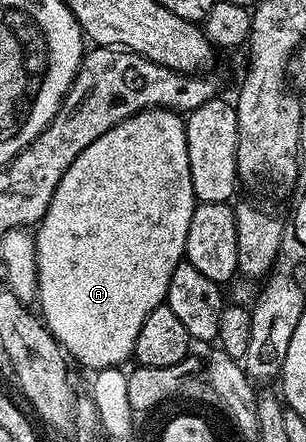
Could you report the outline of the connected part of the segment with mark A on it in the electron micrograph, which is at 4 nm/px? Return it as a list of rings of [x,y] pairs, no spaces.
[[[158,108],[158,109],[142,109],[142,111],[141,111],[141,112],[140,112],[140,113],[134,113],[134,115],[133,115],[133,116],[132,116],[132,117],[126,117],[126,119],[124,119],[124,121],[122,121],[122,122],[121,122],[121,123],[117,123],[117,124],[116,124],[116,125],[115,125],[115,126],[113,126],[113,128],[111,128],[111,129],[110,129],[110,130],[109,130],[109,131],[105,131],[105,135],[101,135],[101,136],[100,136],[100,137],[98,137],[98,138],[97,138],[97,139],[93,139],[93,143],[89,143],[89,147],[85,147],[85,151],[81,151],[81,155],[77,155],[77,159],[73,159],[73,163],[72,163],[72,164],[71,164],[71,166],[70,166],[70,167],[69,167],[69,171],[65,171],[65,175],[61,175],[61,183],[57,183],[57,191],[53,191],[53,199],[52,199],[52,200],[51,200],[51,202],[50,202],[50,203],[49,203],[49,207],[48,207],[48,208],[47,208],[47,213],[46,213],[46,214],[45,214],[45,216],[43,216],[43,219],[42,219],[42,221],[40,221],[40,222],[39,222],[39,224],[38,224],[38,226],[37,226],[37,228],[36,228],[36,229],[35,229],[35,230],[34,230],[34,233],[33,233],[33,236],[34,236],[34,238],[35,238],[35,262],[36,262],[36,263],[37,263],[37,279],[38,279],[38,280],[39,280],[39,288],[38,288],[38,290],[37,290],[37,302],[38,302],[38,301],[39,301],[39,305],[38,305],[38,304],[37,304],[37,309],[38,309],[38,312],[39,312],[39,313],[40,313],[40,314],[41,314],[41,316],[42,316],[42,318],[43,318],[43,324],[44,324],[44,325],[46,325],[46,327],[47,327],[47,329],[48,329],[48,331],[49,331],[49,332],[51,332],[51,333],[52,333],[52,335],[54,335],[54,336],[55,336],[55,340],[56,340],[56,341],[58,341],[58,342],[59,342],[59,344],[60,344],[60,345],[62,345],[62,346],[63,346],[63,348],[64,348],[64,350],[65,350],[65,352],[66,352],[66,354],[67,354],[67,356],[68,356],[68,358],[71,358],[71,359],[74,359],[74,360],[75,360],[75,357],[76,357],[76,359],[77,359],[77,360],[79,360],[79,361],[80,361],[80,363],[81,363],[81,364],[83,364],[83,365],[84,365],[84,367],[85,367],[85,368],[87,368],[87,369],[91,369],[91,370],[90,370],[90,371],[98,371],[98,370],[101,370],[101,369],[107,369],[107,368],[115,368],[115,369],[118,369],[118,368],[120,368],[120,367],[123,367],[123,366],[126,366],[126,364],[125,364],[125,363],[126,363],[126,361],[127,361],[127,360],[128,360],[128,361],[129,361],[129,362],[130,362],[130,361],[131,361],[131,360],[132,360],[132,358],[134,358],[134,356],[135,356],[135,348],[136,348],[136,347],[137,347],[137,335],[141,335],[141,323],[145,323],[145,319],[149,319],[149,315],[150,315],[150,314],[151,314],[151,312],[152,312],[152,311],[154,311],[154,309],[155,309],[155,308],[157,308],[157,306],[158,306],[158,305],[161,305],[161,304],[164,304],[164,302],[166,302],[166,300],[167,300],[167,292],[168,292],[168,291],[169,291],[169,279],[173,279],[173,271],[174,271],[174,270],[175,270],[175,268],[176,268],[176,267],[178,267],[178,266],[179,266],[179,263],[180,263],[180,261],[182,261],[182,260],[184,260],[184,257],[185,257],[185,254],[186,254],[186,251],[187,251],[187,236],[188,236],[188,235],[189,235],[189,219],[193,219],[193,211],[194,211],[194,210],[195,210],[195,207],[196,207],[196,204],[197,204],[197,202],[196,202],[196,200],[195,200],[195,192],[194,192],[194,191],[193,191],[193,179],[192,179],[192,178],[191,178],[191,176],[190,176],[190,175],[189,175],[189,147],[188,147],[188,146],[187,146],[187,126],[186,126],[186,124],[185,124],[185,121],[184,121],[184,118],[183,118],[183,117],[182,117],[182,116],[180,116],[180,114],[179,114],[179,113],[178,113],[178,112],[176,112],[176,110],[173,110],[173,109],[161,109],[161,108]]]

